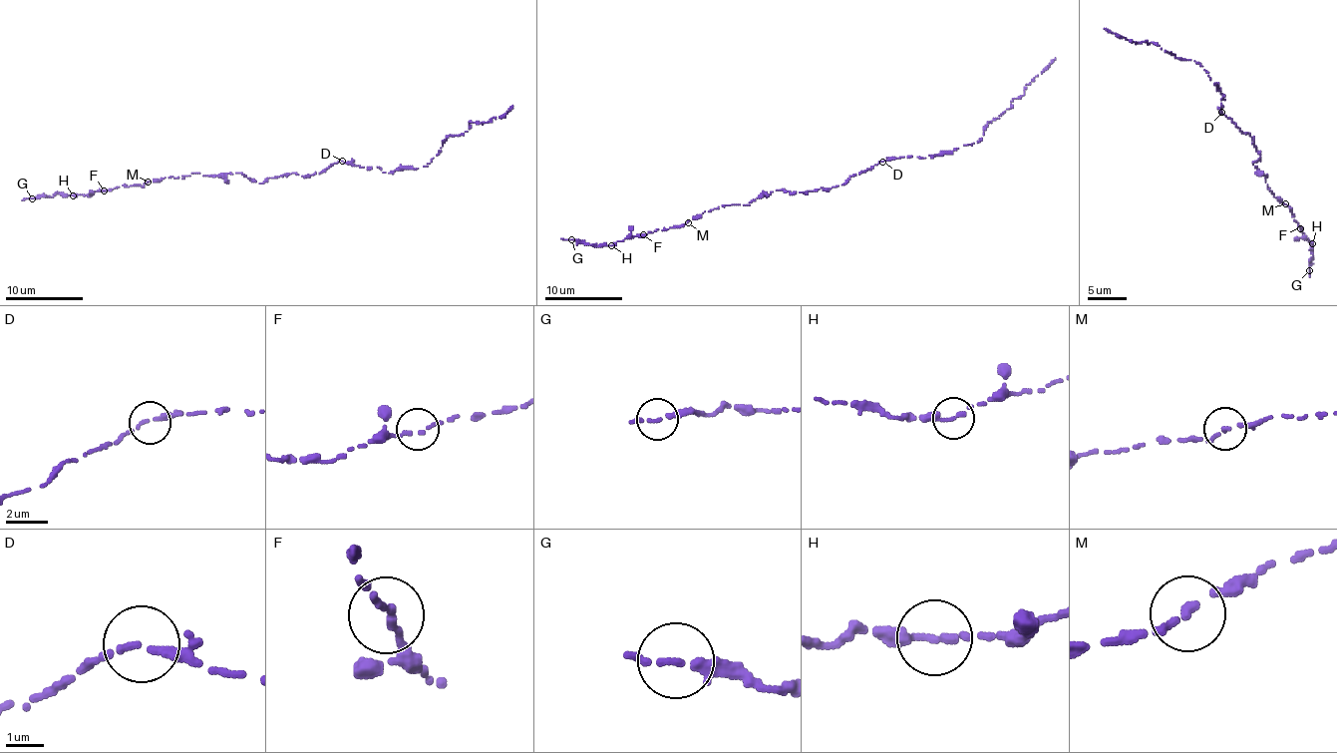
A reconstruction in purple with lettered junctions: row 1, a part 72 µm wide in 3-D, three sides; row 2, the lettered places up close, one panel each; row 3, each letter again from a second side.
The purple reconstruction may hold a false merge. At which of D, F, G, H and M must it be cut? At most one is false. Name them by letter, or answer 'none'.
none

